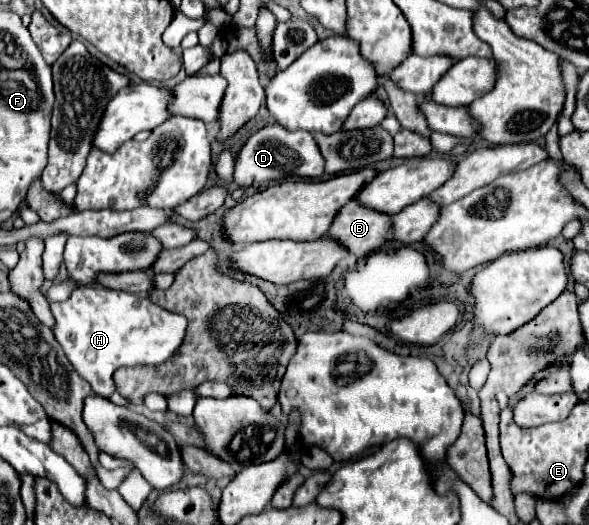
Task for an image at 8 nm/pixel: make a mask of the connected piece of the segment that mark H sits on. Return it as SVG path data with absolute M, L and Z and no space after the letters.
M80 286L64 302L50 304L56 326L54 336L66 352L66 358L76 372L90 382L98 396L112 396L116 392L112 374L120 366L162 364L178 354L184 342L188 320L180 314L168 312L146 296L136 296L104 286Z

